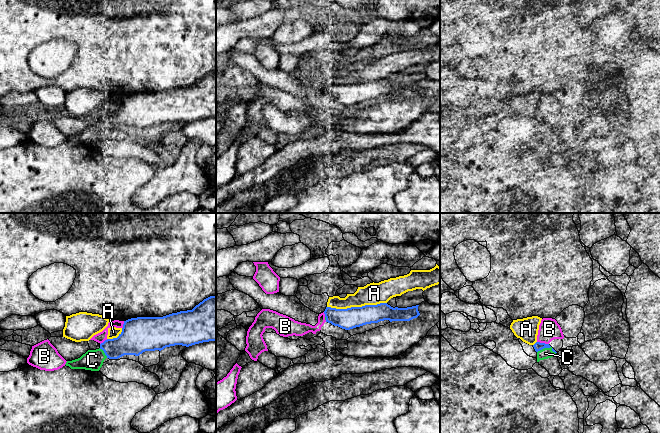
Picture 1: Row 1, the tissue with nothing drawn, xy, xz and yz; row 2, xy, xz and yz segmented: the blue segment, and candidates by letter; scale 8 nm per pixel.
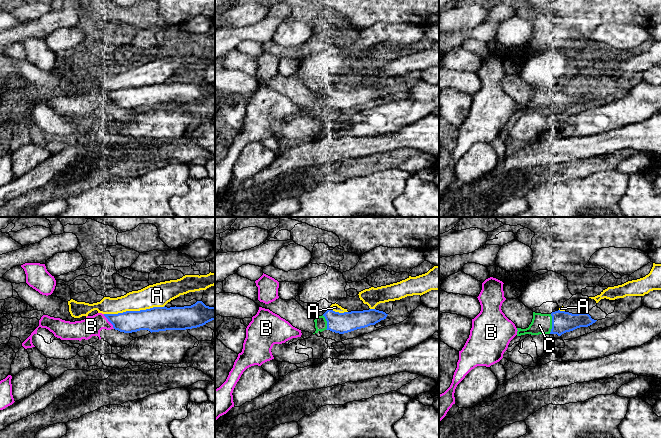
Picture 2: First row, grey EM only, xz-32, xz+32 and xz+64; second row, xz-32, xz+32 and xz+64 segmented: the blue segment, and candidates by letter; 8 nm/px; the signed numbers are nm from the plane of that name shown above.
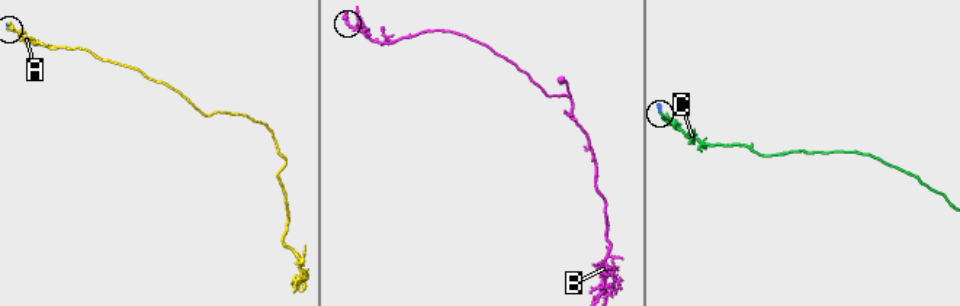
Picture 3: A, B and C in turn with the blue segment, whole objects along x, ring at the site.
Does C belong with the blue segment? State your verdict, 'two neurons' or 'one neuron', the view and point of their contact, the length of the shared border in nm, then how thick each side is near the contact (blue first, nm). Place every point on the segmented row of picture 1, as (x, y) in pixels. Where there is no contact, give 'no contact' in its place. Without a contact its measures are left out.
one neuron | yz (547, 347) | 150 nm | 70/90 nm

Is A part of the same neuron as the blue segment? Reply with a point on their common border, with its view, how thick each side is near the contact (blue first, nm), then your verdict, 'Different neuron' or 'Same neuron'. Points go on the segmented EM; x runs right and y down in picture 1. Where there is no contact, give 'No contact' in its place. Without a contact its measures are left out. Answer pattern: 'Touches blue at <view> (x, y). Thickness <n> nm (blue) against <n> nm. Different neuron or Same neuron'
Touches blue at xz (356, 307). Thickness 170 nm (blue) against 180 nm. Different neuron

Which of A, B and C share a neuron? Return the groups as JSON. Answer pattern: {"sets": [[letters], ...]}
{"sets": [["A"], ["B"], ["C"]]}

